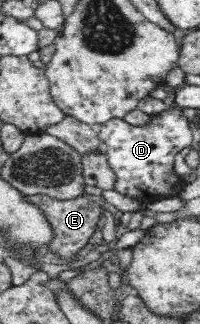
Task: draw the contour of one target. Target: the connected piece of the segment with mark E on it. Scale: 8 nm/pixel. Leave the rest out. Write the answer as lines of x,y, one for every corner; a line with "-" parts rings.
26,195
26,199
34,203
34,205
38,205
38,207
44,211
46,219
48,219
52,227
54,227
54,240
48,244
48,247
69,261
74,259
74,254
76,254
78,250
88,242
92,234
96,232
97,222
102,216
102,207
84,196
78,196
72,200
58,200
46,195

